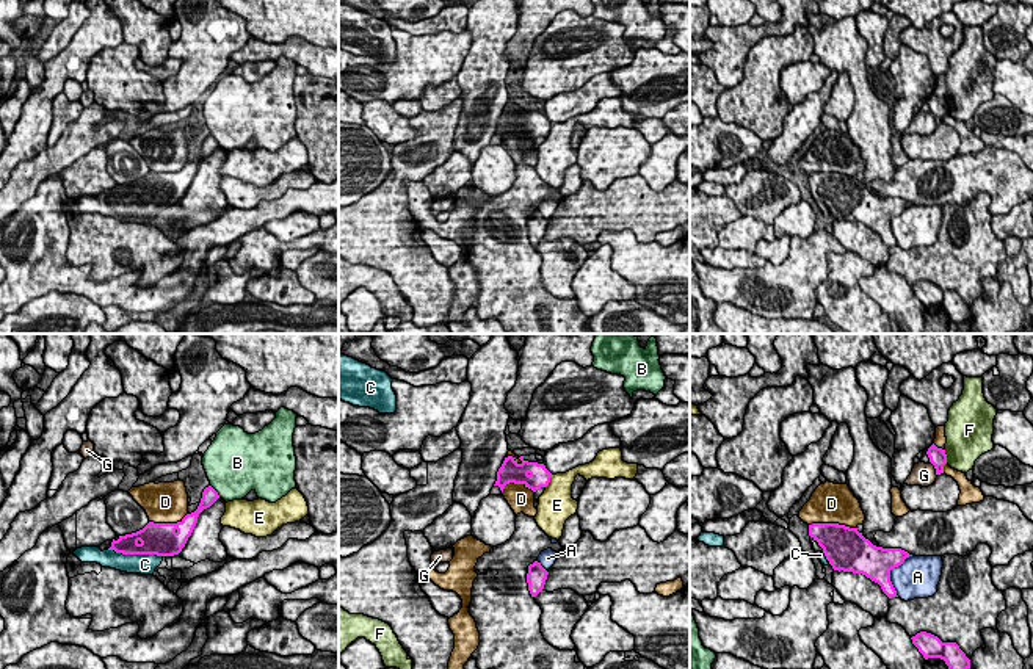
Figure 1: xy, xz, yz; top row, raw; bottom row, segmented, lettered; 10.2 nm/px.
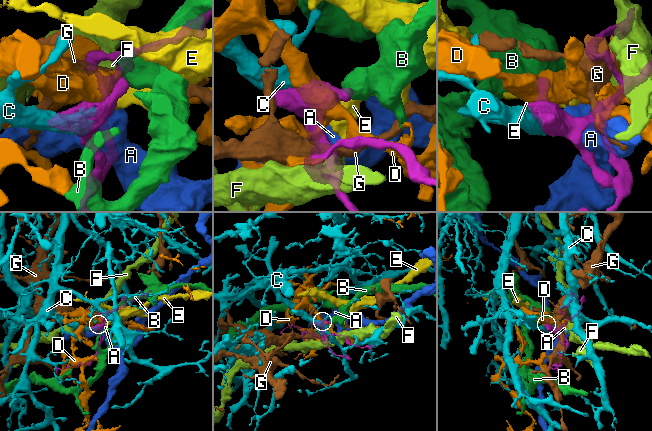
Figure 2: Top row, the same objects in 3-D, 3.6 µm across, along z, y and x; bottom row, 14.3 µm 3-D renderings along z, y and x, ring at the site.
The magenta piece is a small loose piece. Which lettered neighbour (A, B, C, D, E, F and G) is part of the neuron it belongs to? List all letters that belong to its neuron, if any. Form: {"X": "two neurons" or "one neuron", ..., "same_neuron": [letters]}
{"A": "two neurons", "B": "two neurons", "C": "one neuron", "D": "two neurons", "E": "two neurons", "F": "two neurons", "G": "two neurons", "same_neuron": ["C"]}

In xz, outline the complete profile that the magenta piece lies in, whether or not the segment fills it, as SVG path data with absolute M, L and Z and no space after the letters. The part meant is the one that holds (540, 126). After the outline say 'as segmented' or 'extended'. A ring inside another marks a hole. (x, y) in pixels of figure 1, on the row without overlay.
M508 105L497 121L497 130L494 135L498 135L503 141L506 133L514 132L524 133L525 136L536 141L541 136L547 136L550 127L552 122L545 118L544 113L528 111L524 108L524 105L519 108Z; as segmented

